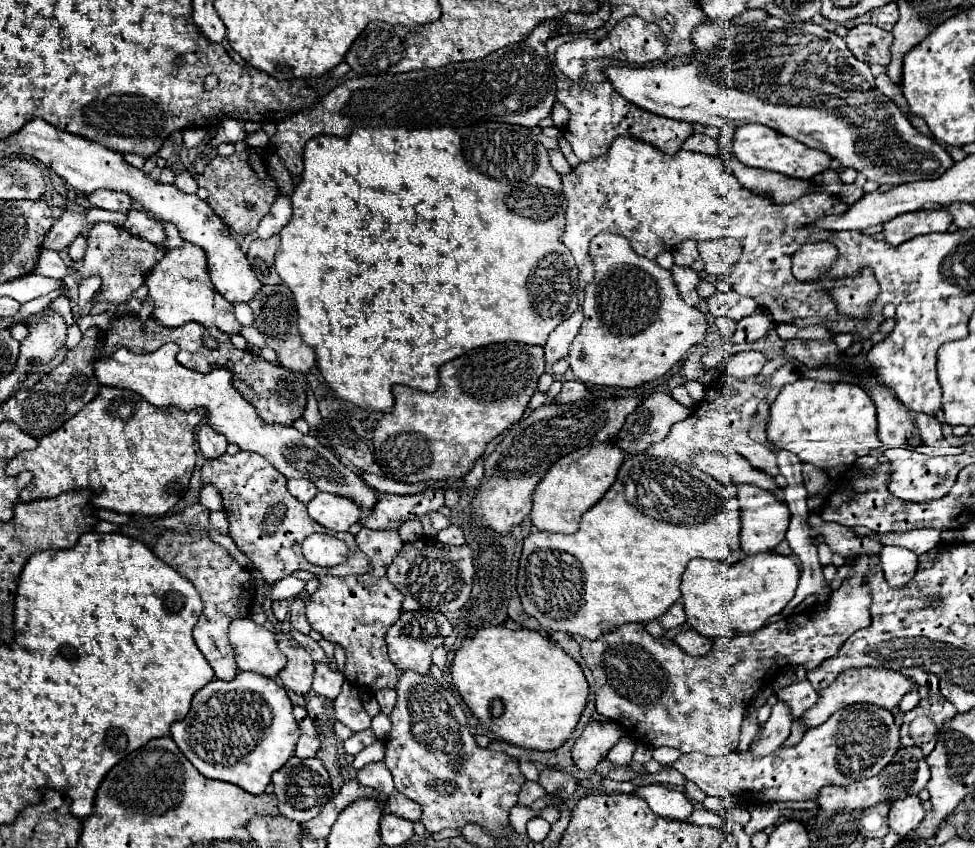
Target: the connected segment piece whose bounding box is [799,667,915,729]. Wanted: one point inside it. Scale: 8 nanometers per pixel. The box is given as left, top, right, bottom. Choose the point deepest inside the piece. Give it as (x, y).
(882, 687)

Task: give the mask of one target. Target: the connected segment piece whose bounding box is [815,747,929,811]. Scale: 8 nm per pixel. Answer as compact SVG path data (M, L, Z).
M905 747L905 749L899 749L893 757L893 761L875 777L871 779L865 779L865 781L859 781L859 783L853 783L853 785L847 785L847 787L835 787L835 785L827 785L823 789L819 789L819 795L817 795L817 805L821 809L829 809L829 811L835 811L835 809L867 809L867 807L873 807L877 803L883 803L883 801L895 801L895 799L905 799L909 795L917 795L929 781L929 767L925 763L925 755L921 753L919 747Z

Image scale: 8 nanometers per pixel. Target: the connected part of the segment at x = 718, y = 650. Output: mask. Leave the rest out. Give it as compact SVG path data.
M857 555L853 559L853 573L843 581L843 585L831 591L825 605L813 605L785 619L779 619L751 635L735 637L731 641L717 641L705 657L691 657L677 647L677 643L665 637L651 637L643 623L623 625L617 631L605 633L603 637L591 641L583 639L581 655L595 677L595 709L599 715L617 721L629 737L651 747L673 747L681 753L705 753L705 755L727 755L737 749L741 723L745 709L755 695L781 667L785 655L797 655L797 665L819 667L825 659L835 655L841 645L855 631L871 625L869 605L871 591L867 591L867 571L879 565L877 555Z

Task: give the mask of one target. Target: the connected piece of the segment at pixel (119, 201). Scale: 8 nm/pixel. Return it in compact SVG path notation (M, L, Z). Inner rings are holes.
M95 191L95 193L87 195L87 199L91 205L95 205L99 209L107 209L107 211L129 213L133 209L131 195L127 195L123 191Z

